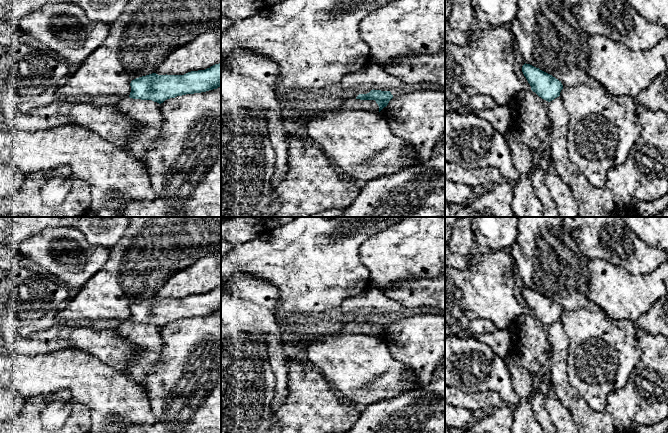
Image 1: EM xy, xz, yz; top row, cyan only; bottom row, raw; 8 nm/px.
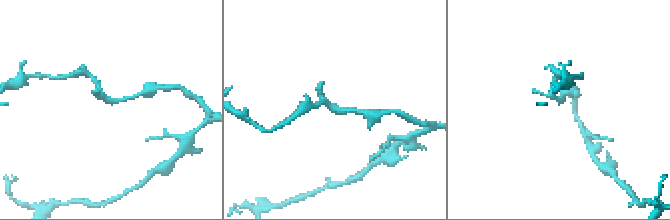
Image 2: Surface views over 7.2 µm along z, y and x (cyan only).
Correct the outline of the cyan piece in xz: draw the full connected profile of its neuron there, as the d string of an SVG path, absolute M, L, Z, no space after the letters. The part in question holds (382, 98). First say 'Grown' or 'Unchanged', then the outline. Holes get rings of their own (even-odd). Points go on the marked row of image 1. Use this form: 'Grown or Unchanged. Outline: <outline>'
Unchanged. Outline: M371 90L367 94L359 94L356 99L360 100L375 100L379 106L379 112L388 105L389 101L393 98L390 91Z

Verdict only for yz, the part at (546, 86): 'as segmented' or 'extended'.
as segmented

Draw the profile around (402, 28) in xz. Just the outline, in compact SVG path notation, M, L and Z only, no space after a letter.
M393 0L370 12L359 26L362 40L369 47L370 56L382 63L417 54L445 52L445 0Z

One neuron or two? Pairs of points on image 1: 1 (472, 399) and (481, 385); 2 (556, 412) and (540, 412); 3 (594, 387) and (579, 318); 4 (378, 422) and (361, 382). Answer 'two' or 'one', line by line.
1: two
2: two
3: one
4: two

